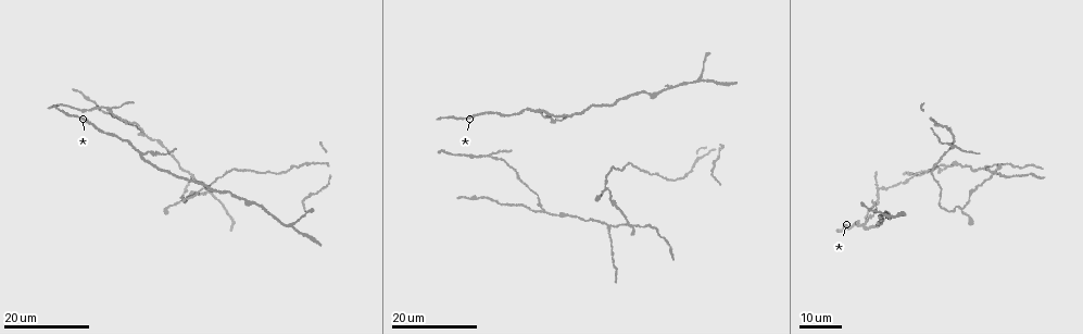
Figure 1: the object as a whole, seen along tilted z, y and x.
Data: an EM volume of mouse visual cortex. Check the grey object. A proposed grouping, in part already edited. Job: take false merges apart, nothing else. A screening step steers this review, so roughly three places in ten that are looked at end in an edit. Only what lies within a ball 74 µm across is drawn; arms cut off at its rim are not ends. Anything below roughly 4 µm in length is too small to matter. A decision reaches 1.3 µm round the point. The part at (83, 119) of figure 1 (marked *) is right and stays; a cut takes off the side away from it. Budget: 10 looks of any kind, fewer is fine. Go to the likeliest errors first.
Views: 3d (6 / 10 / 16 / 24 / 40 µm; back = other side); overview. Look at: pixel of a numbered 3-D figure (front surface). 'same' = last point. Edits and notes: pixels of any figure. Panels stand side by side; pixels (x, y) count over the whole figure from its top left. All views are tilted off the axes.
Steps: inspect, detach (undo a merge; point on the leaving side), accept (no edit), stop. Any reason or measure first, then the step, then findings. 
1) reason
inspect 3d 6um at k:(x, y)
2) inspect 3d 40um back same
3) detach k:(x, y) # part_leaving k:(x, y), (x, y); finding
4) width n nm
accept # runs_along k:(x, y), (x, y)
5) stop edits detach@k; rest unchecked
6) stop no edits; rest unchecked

looks like a crossing
inspect 3d 24um at 1:(629, 224)

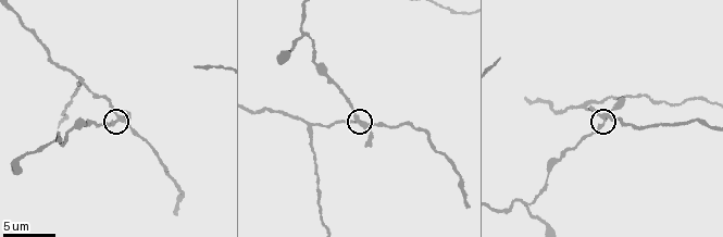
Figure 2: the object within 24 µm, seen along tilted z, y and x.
inspect 3d 10um at 2:(122, 118)

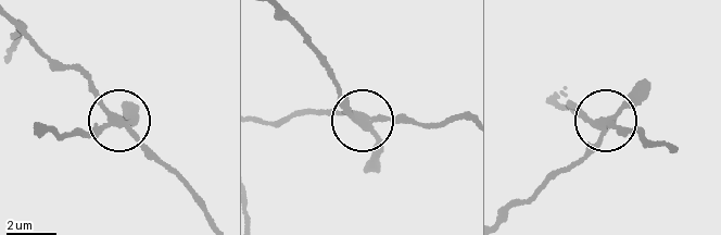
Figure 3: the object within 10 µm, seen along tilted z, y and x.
arms 4
detach 3:(131, 112) # part_leaving 3:(115, 123), (63, 136), (40, 128); a second neuron is stuck on

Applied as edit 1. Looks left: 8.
three arms meet
inspect 3d 10um at 2:(583, 107)

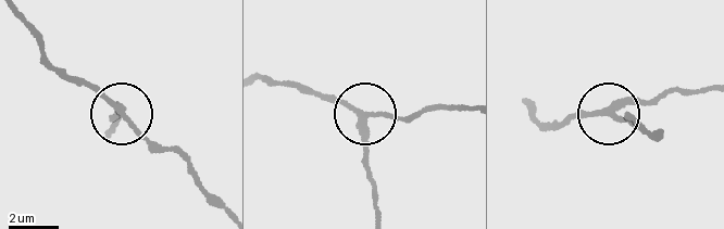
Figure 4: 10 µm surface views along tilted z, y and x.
inspect 3d 10um back at 4:(369, 119)

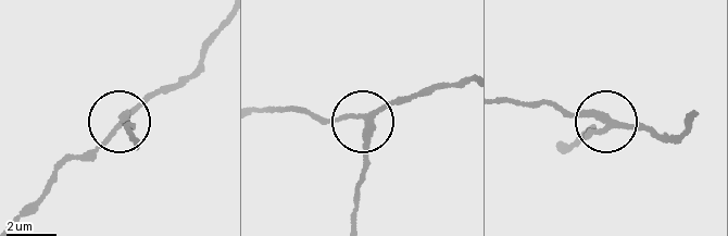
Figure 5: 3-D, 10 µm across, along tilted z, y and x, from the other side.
side_arm 16 um
accept # runs_along 5:(691, 121), (670, 135), (570, 115), (552, 104); continuous, no second neuron

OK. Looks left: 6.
three arms meet
inspect 3d 16um at 1:(947, 166)

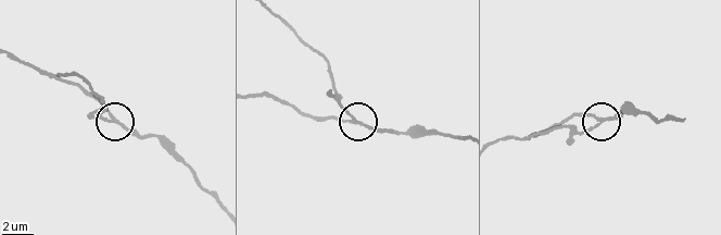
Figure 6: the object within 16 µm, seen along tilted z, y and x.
inspect 3d 6um at 6:(351, 123)

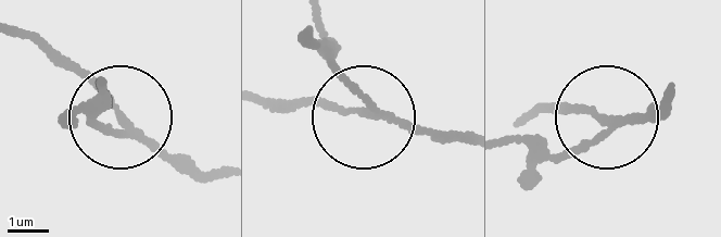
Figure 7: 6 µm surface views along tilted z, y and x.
inspect 3d 6um back at 7:(117, 117)

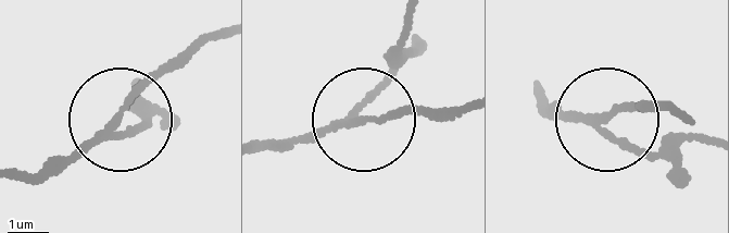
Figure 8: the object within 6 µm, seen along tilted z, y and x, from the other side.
detach 8:(391, 65) # part_leaving 8:(353, 118), (391, 69), (404, 25); a second neuron is stuck on

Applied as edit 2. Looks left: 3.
inspect 3d 24um at 1:(863, 227)

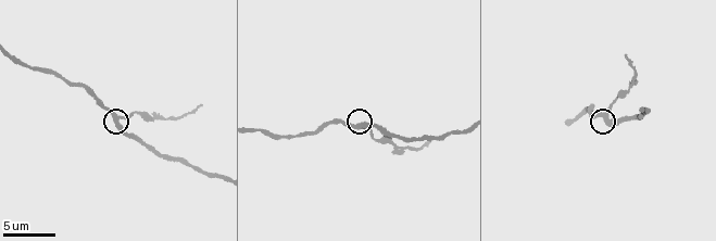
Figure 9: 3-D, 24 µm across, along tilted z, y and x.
closer look
inspect 3d 10um at 9:(118, 120)

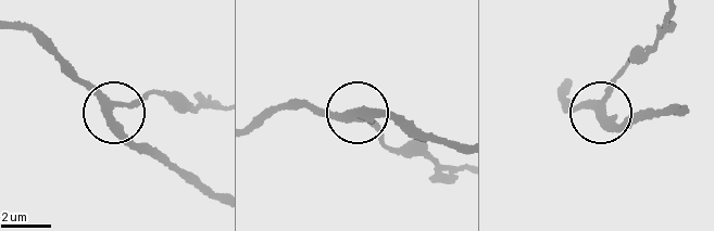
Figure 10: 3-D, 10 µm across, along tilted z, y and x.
inspect 3d 10um back at 10:(108, 114)

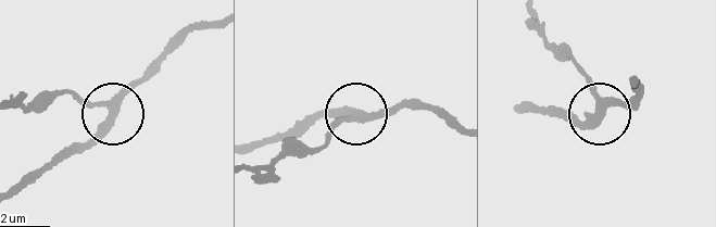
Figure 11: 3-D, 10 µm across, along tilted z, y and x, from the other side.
accept # runs_along 11:(459, 127), (412, 106), (360, 114), (340, 125), (327, 142); one neuron here

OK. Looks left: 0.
stop edits detach@3, detach@8; rest unchecked

